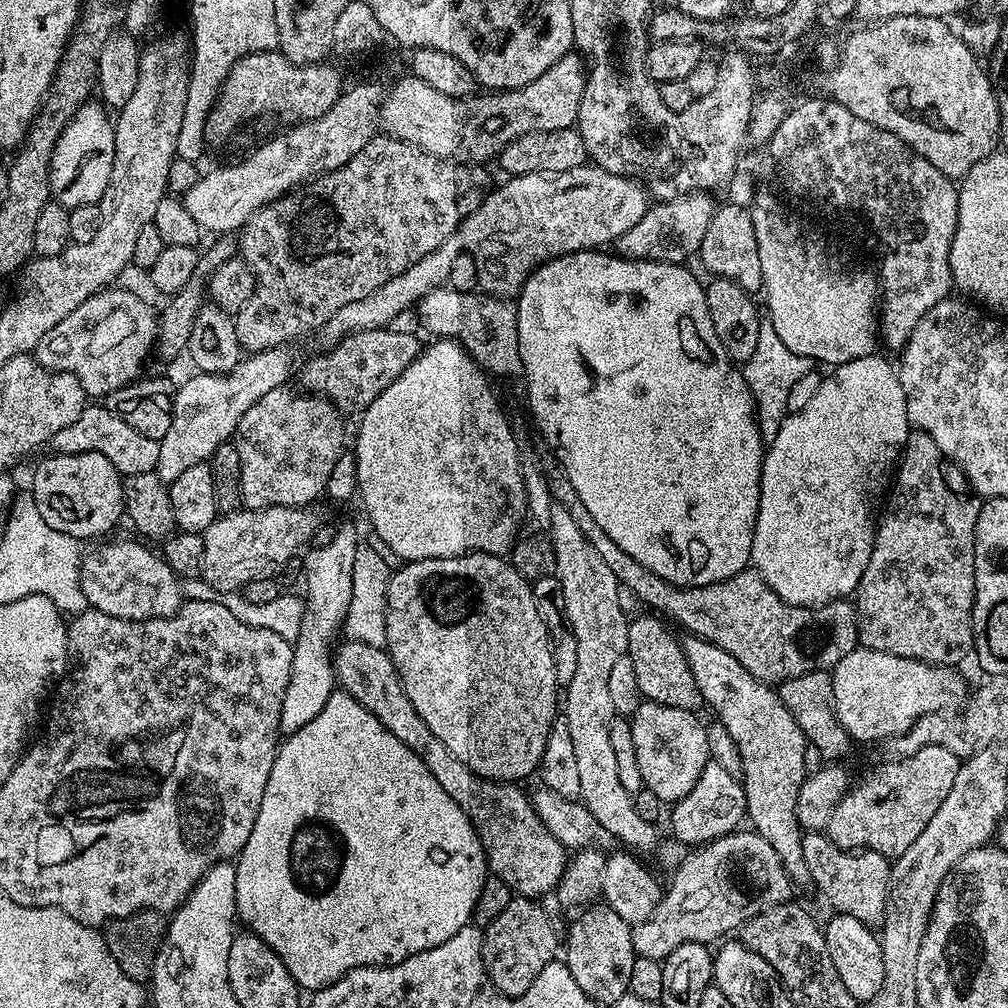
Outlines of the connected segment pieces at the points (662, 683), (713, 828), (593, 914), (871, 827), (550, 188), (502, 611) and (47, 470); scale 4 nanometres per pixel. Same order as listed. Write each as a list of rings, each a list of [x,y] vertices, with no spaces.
[[[644,615],[648,616],[640,616],[629,623],[626,653],[630,662],[634,662],[634,674],[638,677],[641,697],[654,704],[696,712],[702,704],[700,691],[694,682],[694,674],[690,674],[690,666],[686,662],[686,654],[680,648],[679,639],[664,629],[665,621],[659,615]]]
[[[709,759],[698,782],[694,782],[694,790],[690,790],[690,794],[686,794],[686,798],[682,798],[677,804],[671,805],[670,812],[672,812],[671,835],[681,844],[685,846],[711,844],[720,836],[727,836],[728,833],[737,831],[741,827],[746,816],[743,783],[730,778],[725,768]]]
[[[589,906],[579,913],[580,916],[568,928],[568,949],[563,949],[562,959],[567,964],[570,974],[574,974],[574,982],[582,986],[582,990],[592,1000],[597,1000],[602,1006],[610,1006],[623,996],[629,995],[630,970],[634,966],[637,955],[632,945],[632,929],[629,924],[622,922],[618,914],[607,906]]]
[[[926,746],[913,756],[891,758],[868,772],[864,780],[849,787],[848,793],[830,814],[826,834],[839,848],[877,852],[889,858],[900,856],[934,818],[938,806],[958,778],[961,757],[942,746]]]
[[[595,166],[555,174],[508,176],[505,181],[501,188],[493,187],[485,195],[478,210],[461,222],[441,248],[386,282],[386,286],[374,290],[374,294],[342,306],[334,318],[318,329],[324,346],[338,344],[352,332],[389,327],[402,310],[416,306],[424,295],[449,283],[452,263],[459,258],[460,251],[472,255],[481,293],[512,298],[540,265],[572,252],[600,250],[611,245],[637,225],[650,207],[649,193],[639,180],[610,174]]]
[[[470,552],[467,556],[409,560],[401,563],[388,577],[386,651],[398,670],[398,678],[406,690],[406,698],[410,698],[414,710],[418,710],[426,726],[430,726],[430,730],[438,734],[438,742],[442,742],[442,746],[450,750],[450,754],[454,754],[458,762],[470,766],[472,772],[478,773],[486,780],[501,782],[520,782],[523,776],[528,776],[531,772],[533,775],[539,769],[542,750],[546,750],[546,738],[553,722],[558,718],[558,685],[552,657],[552,640],[538,614],[538,606],[534,606],[532,584],[523,580],[507,559],[492,556],[488,552]]]
[[[52,454],[49,460],[44,460],[36,468],[32,476],[30,491],[37,503],[38,511],[46,522],[55,531],[73,536],[80,542],[86,542],[91,536],[104,536],[116,523],[120,516],[125,515],[124,510],[124,481],[120,471],[111,464],[102,454]]]

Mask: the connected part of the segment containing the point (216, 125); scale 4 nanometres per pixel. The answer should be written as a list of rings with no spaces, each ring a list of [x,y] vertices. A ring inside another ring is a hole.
[[[278,50],[244,56],[224,80],[220,99],[212,109],[211,139],[213,136],[216,140],[224,140],[235,128],[260,115],[281,116],[290,120],[288,122],[311,122],[326,114],[334,102],[338,102],[341,91],[340,72],[332,62],[292,64]]]

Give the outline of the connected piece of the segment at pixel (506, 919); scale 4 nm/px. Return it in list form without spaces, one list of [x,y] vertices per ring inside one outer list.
[[[513,895],[510,906],[494,918],[484,929],[482,958],[484,969],[492,984],[504,996],[521,996],[530,990],[530,982],[546,970],[551,960],[557,959],[556,928],[550,917],[544,913],[543,903],[527,896]]]

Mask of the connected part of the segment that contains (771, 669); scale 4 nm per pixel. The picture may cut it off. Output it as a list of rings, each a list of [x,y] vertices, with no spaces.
[[[555,459],[543,461],[542,468],[550,481],[553,501],[570,510],[570,518],[574,518],[578,530],[586,534],[586,542],[598,550],[602,562],[610,566],[610,571],[625,593],[633,592],[648,607],[645,609],[663,614],[669,621],[672,619],[684,624],[685,633],[717,644],[726,650],[726,654],[738,658],[738,662],[742,662],[742,666],[746,666],[756,680],[776,686],[807,672],[828,672],[842,662],[850,650],[858,647],[860,617],[851,599],[831,600],[829,604],[811,608],[787,604],[778,594],[774,594],[772,587],[755,570],[745,570],[728,580],[701,588],[680,588],[658,578],[658,574],[634,562],[634,558],[630,558],[630,554],[626,554],[622,546],[618,546],[614,538],[610,538],[606,530],[594,522],[594,518],[590,518],[590,510],[582,506],[578,490],[570,486]]]

